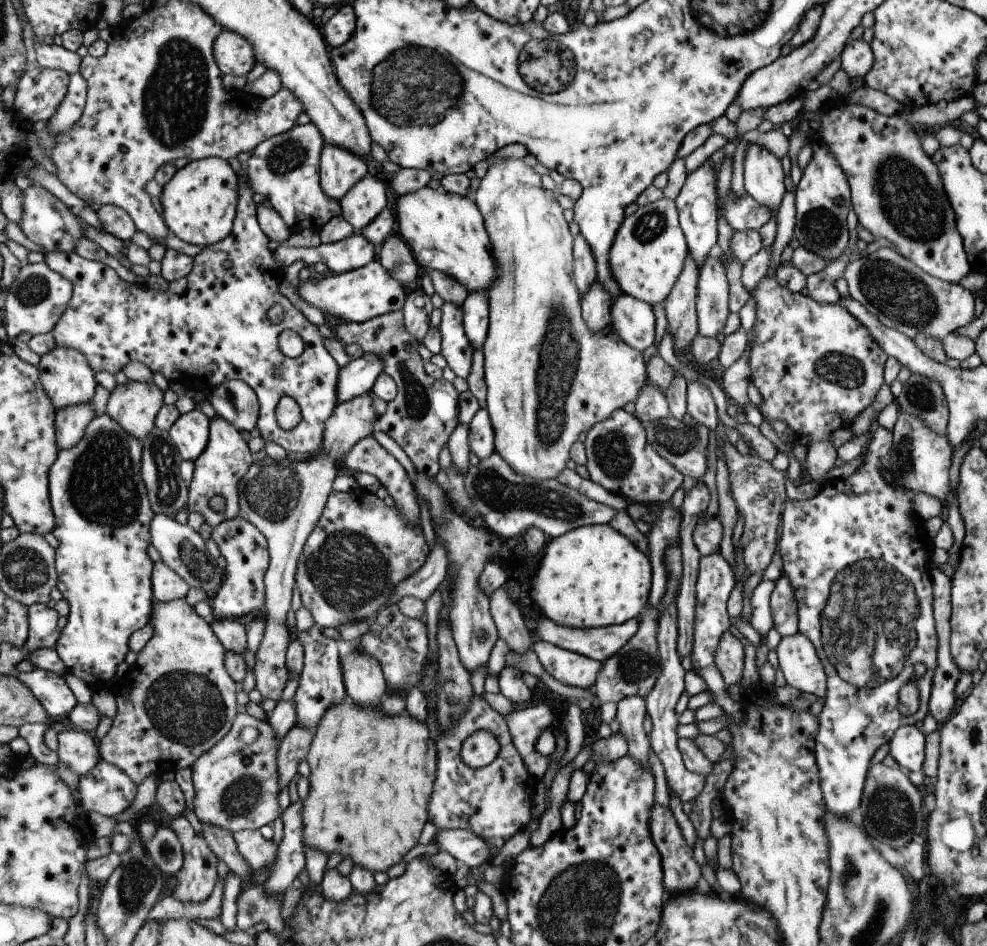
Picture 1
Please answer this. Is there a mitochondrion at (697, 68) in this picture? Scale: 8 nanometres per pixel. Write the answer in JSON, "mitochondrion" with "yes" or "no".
{"mitochondrion":"no"}

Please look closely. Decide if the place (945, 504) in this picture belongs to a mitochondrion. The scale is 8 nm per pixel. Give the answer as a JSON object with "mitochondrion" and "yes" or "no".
{"mitochondrion":"no"}

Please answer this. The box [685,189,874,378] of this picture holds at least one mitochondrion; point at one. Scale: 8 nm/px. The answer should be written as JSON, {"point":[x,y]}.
{"point":[821,227]}

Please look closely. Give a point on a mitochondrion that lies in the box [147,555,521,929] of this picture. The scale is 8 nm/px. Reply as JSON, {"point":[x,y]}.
{"point":[243,796]}

